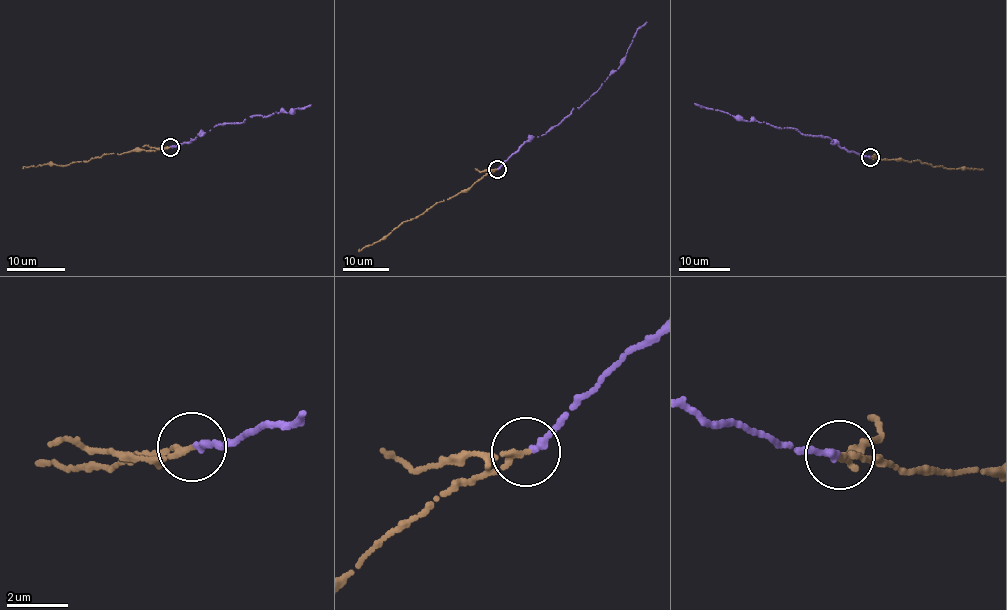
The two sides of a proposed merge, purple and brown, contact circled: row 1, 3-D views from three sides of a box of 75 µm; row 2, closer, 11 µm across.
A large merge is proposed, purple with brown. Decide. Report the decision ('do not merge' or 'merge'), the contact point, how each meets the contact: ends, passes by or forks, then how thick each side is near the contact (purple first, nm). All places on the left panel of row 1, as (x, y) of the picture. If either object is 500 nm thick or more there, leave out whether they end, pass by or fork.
merge; at (170, 147); purple ends there; brown passes by; 260 nm thick on the purple side, 170 nm on the other

